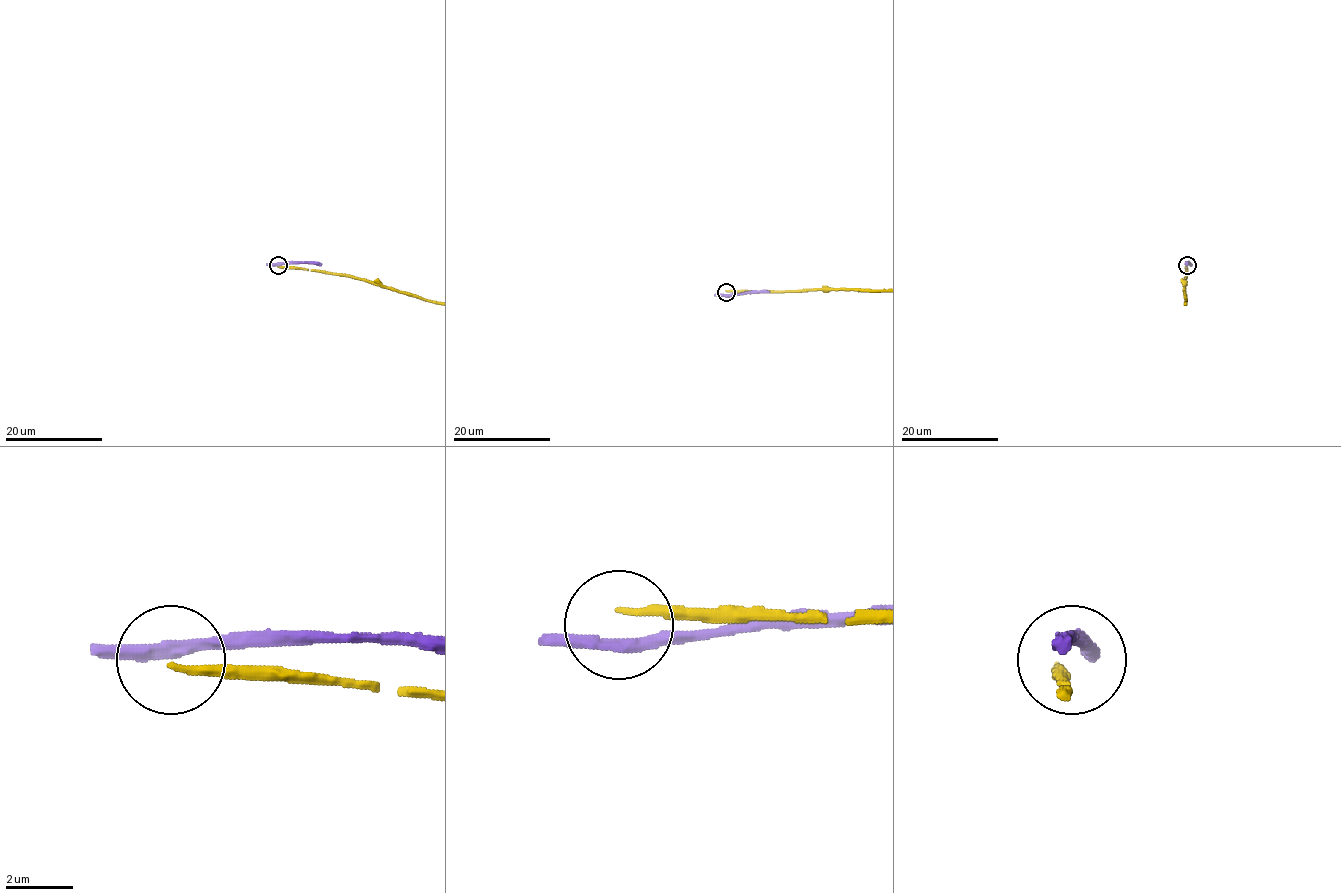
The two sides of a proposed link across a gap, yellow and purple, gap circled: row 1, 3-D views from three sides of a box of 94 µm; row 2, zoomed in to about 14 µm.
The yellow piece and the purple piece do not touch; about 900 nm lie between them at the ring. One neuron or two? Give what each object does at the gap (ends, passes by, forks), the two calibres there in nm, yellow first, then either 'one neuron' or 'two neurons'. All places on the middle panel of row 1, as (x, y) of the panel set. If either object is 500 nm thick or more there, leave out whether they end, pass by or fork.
yellow ends | purple passes by | 180/320 nm | two neurons

